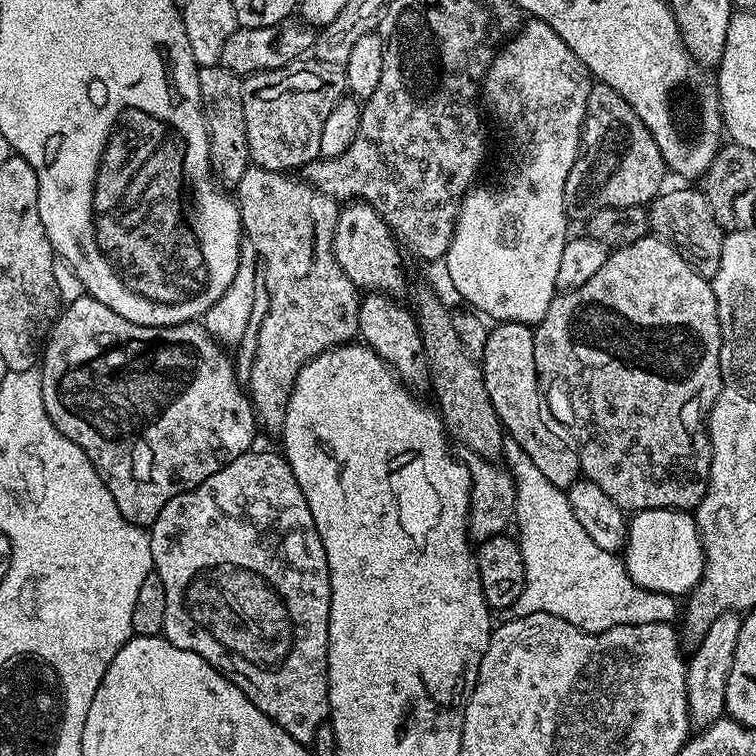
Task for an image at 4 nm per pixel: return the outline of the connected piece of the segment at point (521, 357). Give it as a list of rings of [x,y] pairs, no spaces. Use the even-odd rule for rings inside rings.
[[[501,320],[491,325],[488,337],[484,340],[484,385],[486,394],[490,394],[490,402],[494,402],[494,410],[500,419],[505,433],[530,454],[530,458],[538,466],[544,477],[554,482],[554,486],[567,490],[574,481],[581,479],[580,459],[576,446],[558,427],[544,400],[542,377],[534,366],[533,325]]]

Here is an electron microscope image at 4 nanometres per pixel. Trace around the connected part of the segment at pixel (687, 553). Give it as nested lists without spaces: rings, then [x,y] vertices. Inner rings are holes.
[[[655,508],[635,513],[628,521],[628,538],[624,542],[622,559],[624,567],[628,569],[628,576],[639,588],[677,598],[687,597],[704,573],[704,547],[695,515],[678,508]]]

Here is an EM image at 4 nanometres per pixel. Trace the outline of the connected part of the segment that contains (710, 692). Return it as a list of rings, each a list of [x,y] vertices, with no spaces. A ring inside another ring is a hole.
[[[735,612],[714,618],[714,622],[710,622],[710,630],[706,630],[704,637],[693,647],[696,649],[692,656],[690,652],[687,657],[684,692],[688,695],[688,718],[693,729],[706,729],[725,715],[726,678],[730,678],[730,666],[734,662],[734,646],[738,644],[740,621],[741,617]]]

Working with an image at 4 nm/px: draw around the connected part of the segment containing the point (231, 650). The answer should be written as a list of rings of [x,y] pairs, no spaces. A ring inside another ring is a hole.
[[[249,450],[234,462],[222,466],[206,482],[170,498],[166,506],[162,506],[162,514],[158,514],[156,521],[150,526],[148,537],[150,538],[150,554],[154,571],[162,578],[162,586],[166,586],[166,622],[164,623],[163,637],[174,646],[182,650],[190,650],[198,654],[210,666],[214,666],[266,718],[278,722],[290,738],[298,742],[311,745],[318,726],[322,726],[329,719],[328,710],[328,627],[330,626],[330,602],[332,591],[330,590],[330,570],[328,559],[322,538],[318,534],[318,526],[314,522],[314,514],[310,514],[310,506],[306,502],[306,494],[302,494],[302,486],[298,486],[298,478],[290,470],[287,460],[279,451],[256,452]]]

